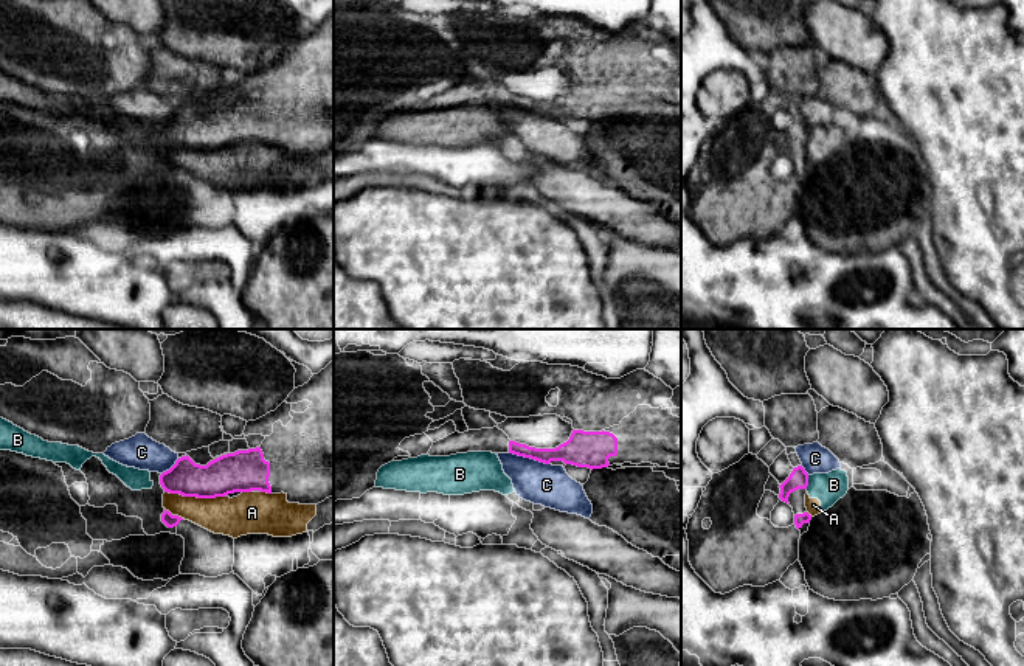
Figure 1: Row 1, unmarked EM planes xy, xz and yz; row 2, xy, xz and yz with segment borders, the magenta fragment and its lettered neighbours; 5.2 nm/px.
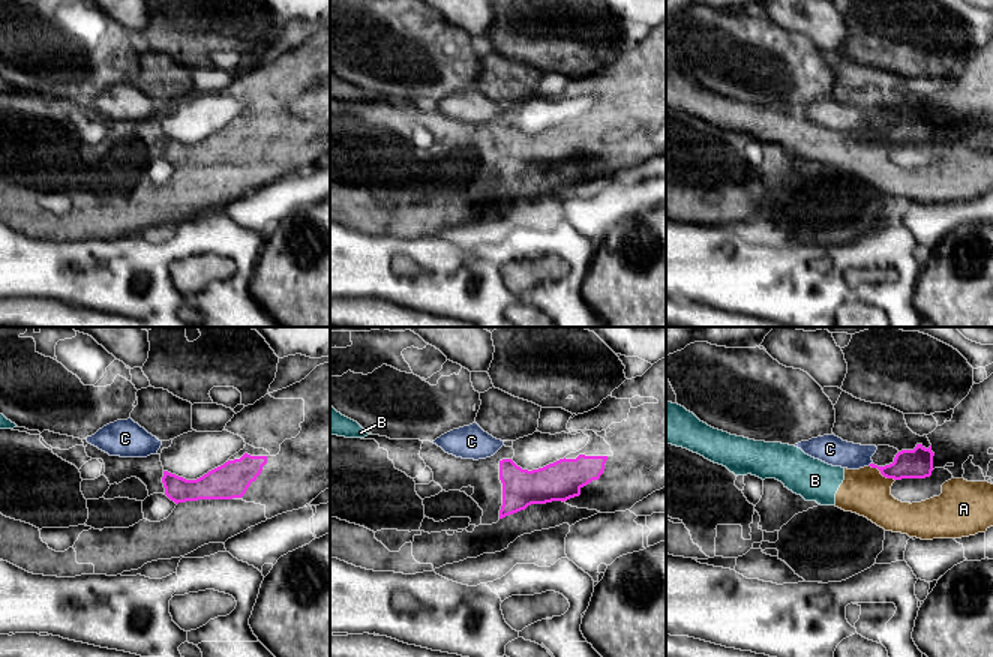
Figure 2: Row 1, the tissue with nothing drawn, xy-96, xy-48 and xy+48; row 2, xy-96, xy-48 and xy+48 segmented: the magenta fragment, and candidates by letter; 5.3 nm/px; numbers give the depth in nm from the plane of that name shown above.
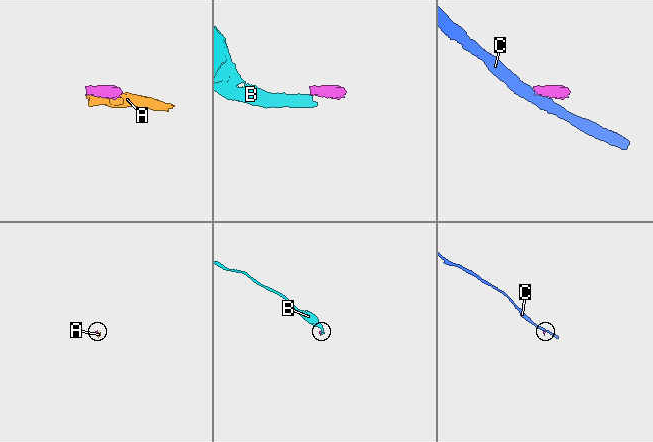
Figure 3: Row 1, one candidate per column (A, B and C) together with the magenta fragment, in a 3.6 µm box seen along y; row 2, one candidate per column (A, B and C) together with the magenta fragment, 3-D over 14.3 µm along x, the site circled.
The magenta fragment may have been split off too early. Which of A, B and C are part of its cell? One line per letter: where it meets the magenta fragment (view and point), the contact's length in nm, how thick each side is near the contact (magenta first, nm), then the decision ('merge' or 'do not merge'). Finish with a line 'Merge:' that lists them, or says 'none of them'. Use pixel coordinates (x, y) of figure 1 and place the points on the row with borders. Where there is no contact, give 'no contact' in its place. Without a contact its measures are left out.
A: meets magenta in xy at (194, 496); contact 320 nm long; 200 nm thick on the magenta side, 200 nm on the other; do not merge
B: meets magenta in yz at (807, 482); contact 70 nm long; 100 nm thick on the magenta side, 160 nm on the other; do not merge
C: meets magenta in xz at (528, 457); contact 220 nm long; 140 nm thick on the magenta side, 220 nm on the other; do not merge
Merge: none of them

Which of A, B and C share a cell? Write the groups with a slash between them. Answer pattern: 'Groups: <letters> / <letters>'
Groups: A B / C

